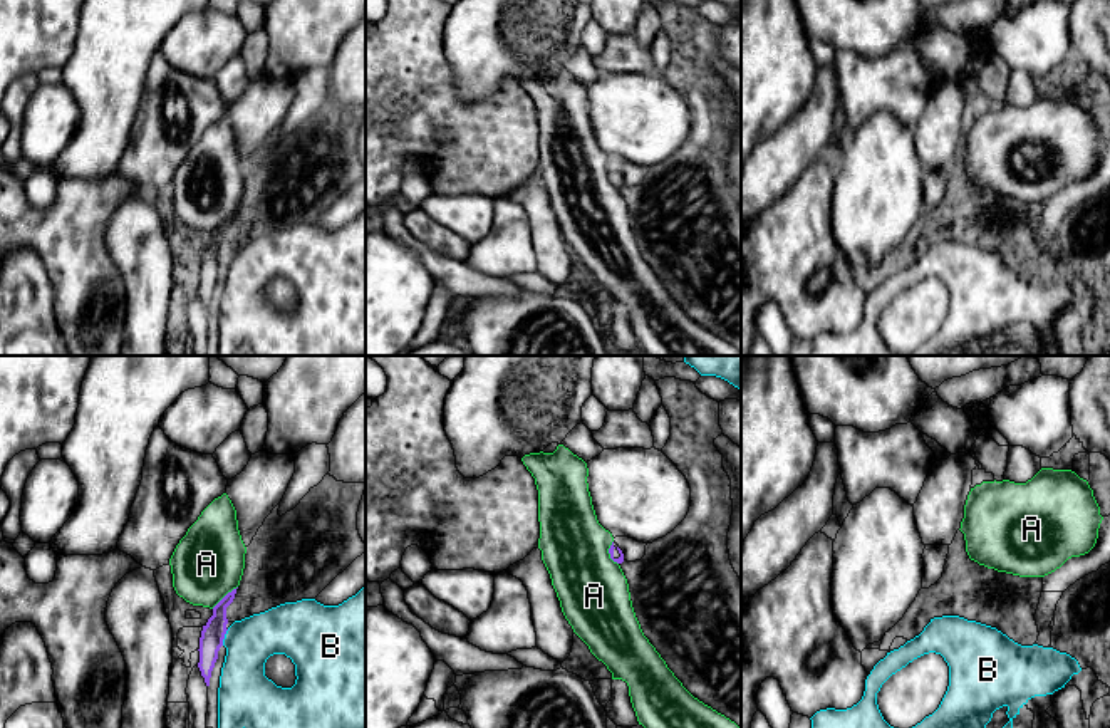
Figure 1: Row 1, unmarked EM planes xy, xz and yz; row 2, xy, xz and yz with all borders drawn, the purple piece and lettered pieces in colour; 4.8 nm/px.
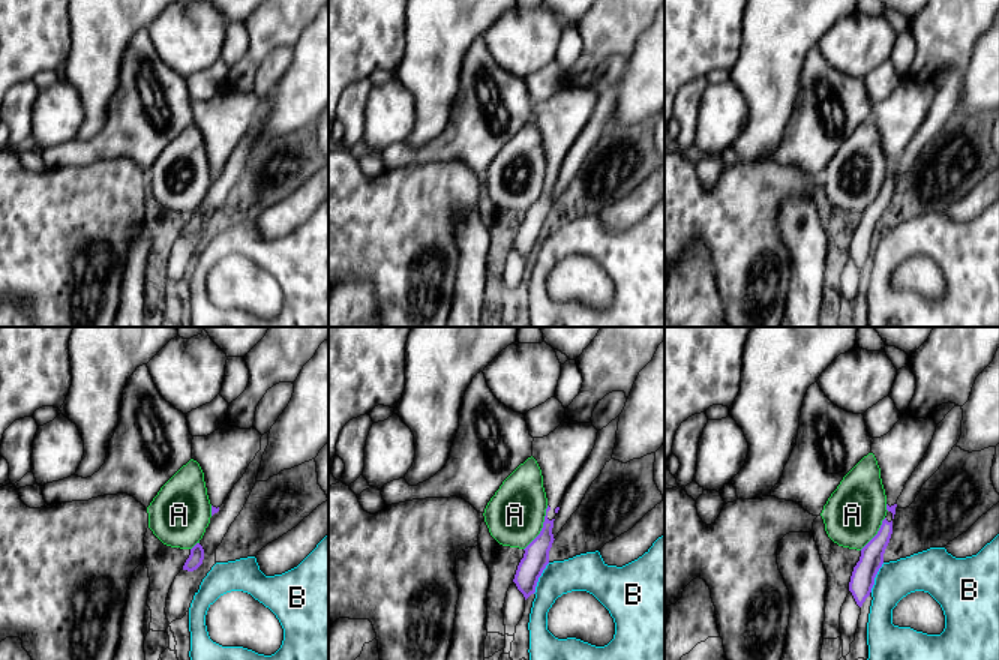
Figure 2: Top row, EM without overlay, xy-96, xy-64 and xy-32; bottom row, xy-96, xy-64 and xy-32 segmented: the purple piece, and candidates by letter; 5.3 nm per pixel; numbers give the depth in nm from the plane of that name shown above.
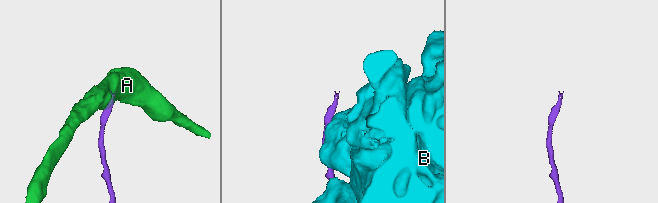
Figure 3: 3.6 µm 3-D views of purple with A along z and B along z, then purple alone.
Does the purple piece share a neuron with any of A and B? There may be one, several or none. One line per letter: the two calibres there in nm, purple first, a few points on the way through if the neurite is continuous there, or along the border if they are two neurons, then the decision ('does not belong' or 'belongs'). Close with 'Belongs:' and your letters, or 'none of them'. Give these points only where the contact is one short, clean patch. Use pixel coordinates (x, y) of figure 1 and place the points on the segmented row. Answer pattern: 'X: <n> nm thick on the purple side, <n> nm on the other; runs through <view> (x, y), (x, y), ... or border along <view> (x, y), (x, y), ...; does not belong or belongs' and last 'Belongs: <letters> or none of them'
A: 110 nm thick on the purple side, 340 nm on the other; border along xy (237, 586), (212, 608); does not belong
B: 110 nm thick on the purple side, 220 nm on the other; does not belong
Belongs: none of them

